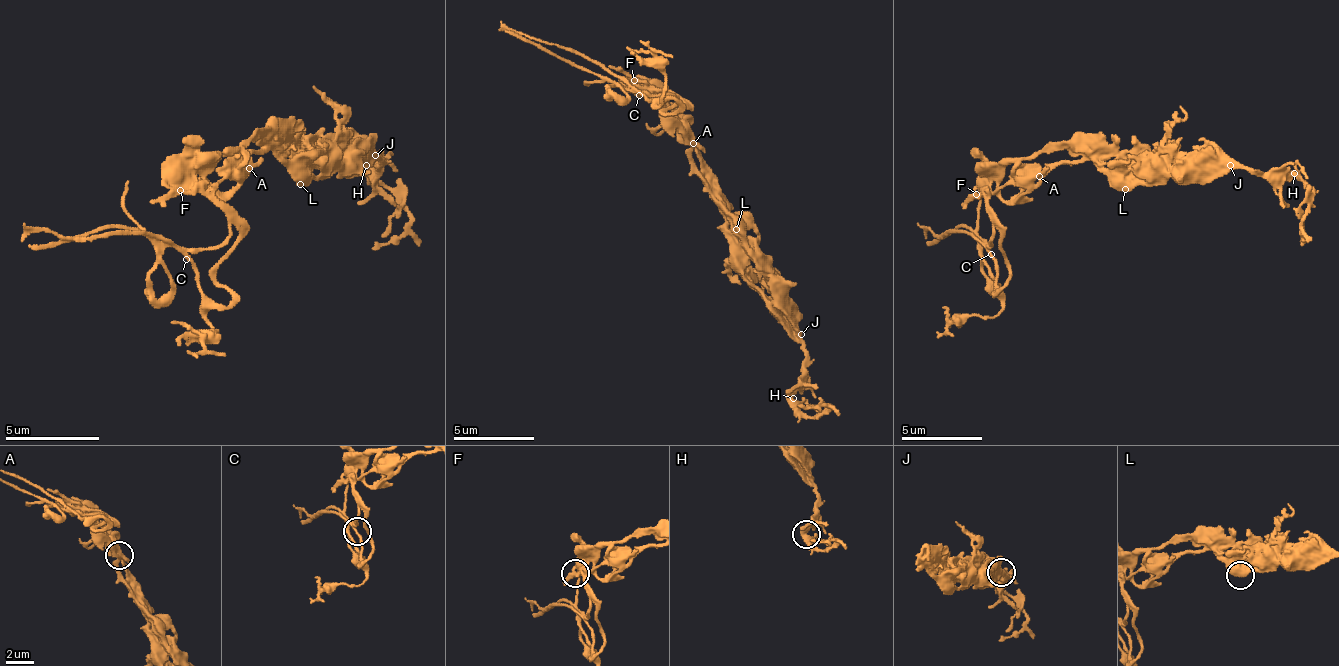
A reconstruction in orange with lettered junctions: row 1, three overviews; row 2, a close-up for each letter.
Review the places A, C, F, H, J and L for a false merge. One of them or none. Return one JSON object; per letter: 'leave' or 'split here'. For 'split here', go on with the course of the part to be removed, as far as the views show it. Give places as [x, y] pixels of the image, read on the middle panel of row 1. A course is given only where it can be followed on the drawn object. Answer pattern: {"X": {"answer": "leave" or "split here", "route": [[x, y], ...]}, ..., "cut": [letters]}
{"A": {"answer": "leave"}, "C": {"answer": "leave"}, "F": {"answer": "leave"}, "H": {"answer": "leave"}, "J": {"answer": "leave"}, "L": {"answer": "leave"}, "cut": []}

